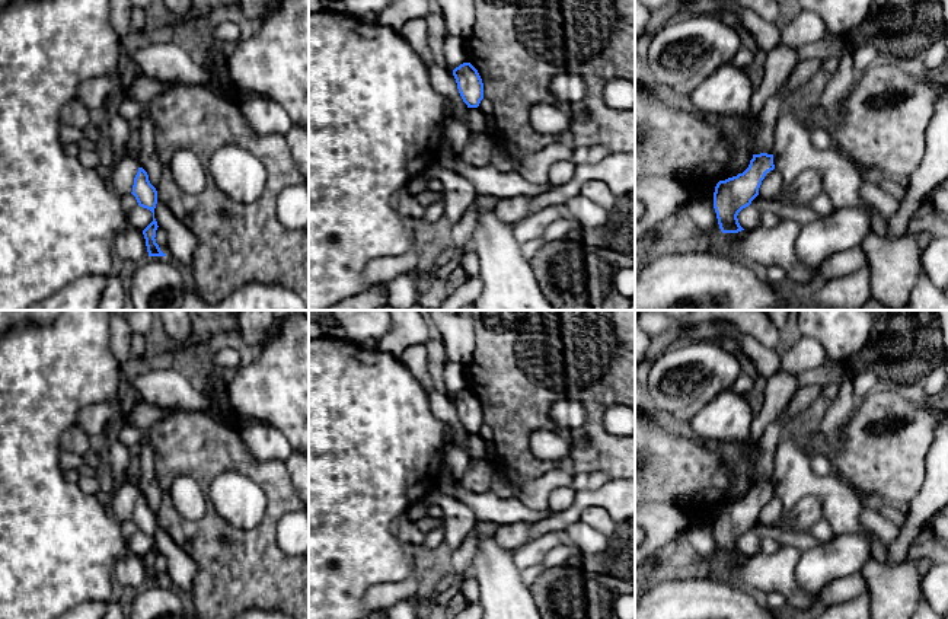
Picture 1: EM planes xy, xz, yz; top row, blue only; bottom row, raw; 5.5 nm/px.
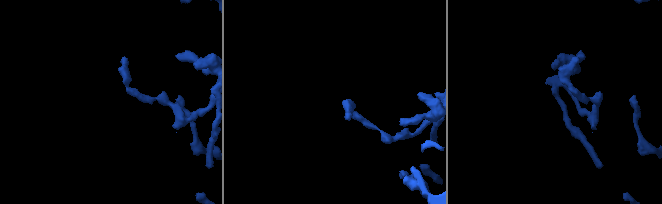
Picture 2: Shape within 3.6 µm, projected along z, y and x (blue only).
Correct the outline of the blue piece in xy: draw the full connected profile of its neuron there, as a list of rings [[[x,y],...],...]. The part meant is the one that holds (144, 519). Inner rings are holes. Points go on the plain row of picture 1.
[[[138,494],[138,498],[134,504],[133,519],[131,519],[138,532],[143,535],[147,535],[153,539],[153,548],[143,556],[146,572],[149,583],[166,583],[156,569],[156,556],[157,556],[157,548],[154,545],[154,535],[157,530],[157,517],[150,510],[149,501],[143,494]]]

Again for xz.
[[[463,389],[453,396],[453,402],[467,434],[478,434],[483,425],[483,409],[478,396],[470,389]]]

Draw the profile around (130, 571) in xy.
[[[128,552],[114,565],[114,580],[116,588],[122,587],[141,587],[149,578],[143,556]]]

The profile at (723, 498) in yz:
[[[730,488],[727,491],[706,489],[703,492],[703,498],[708,502],[716,502],[719,507],[725,507],[738,501],[738,498],[730,491]]]

